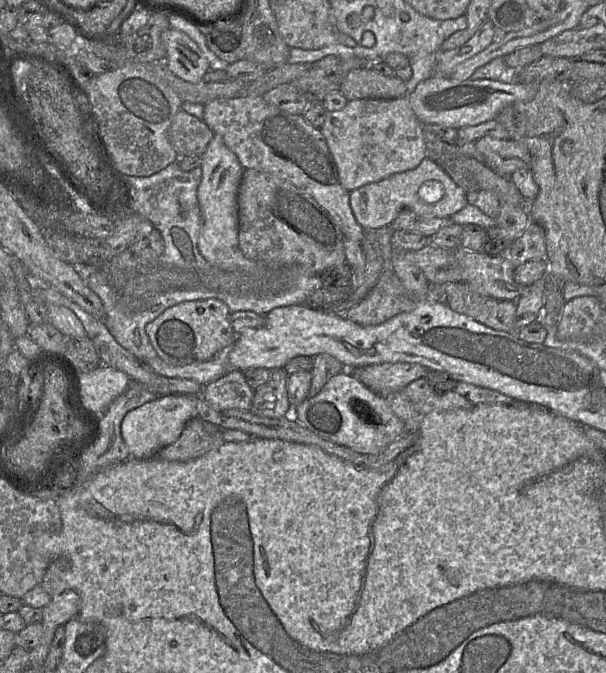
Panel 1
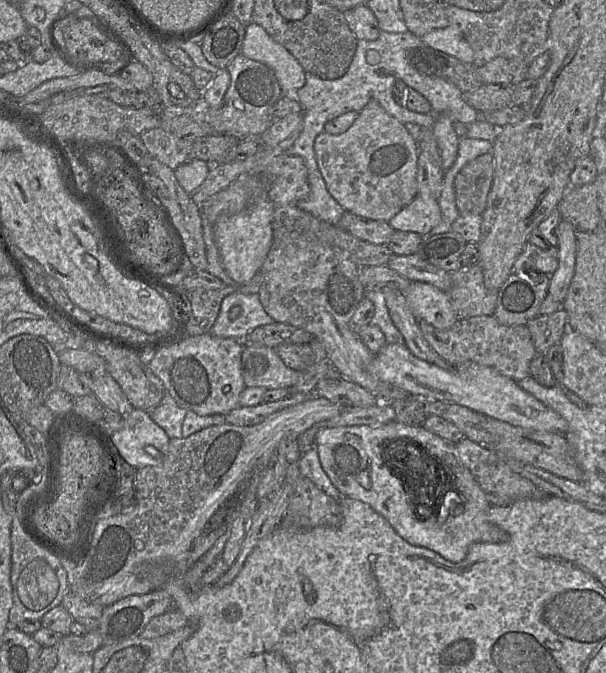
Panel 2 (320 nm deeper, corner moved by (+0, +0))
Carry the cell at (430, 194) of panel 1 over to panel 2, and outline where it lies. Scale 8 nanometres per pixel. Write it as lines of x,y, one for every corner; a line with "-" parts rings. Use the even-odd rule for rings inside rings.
418,194
388,224
395,231
414,232
422,236
438,225
441,218
438,200

